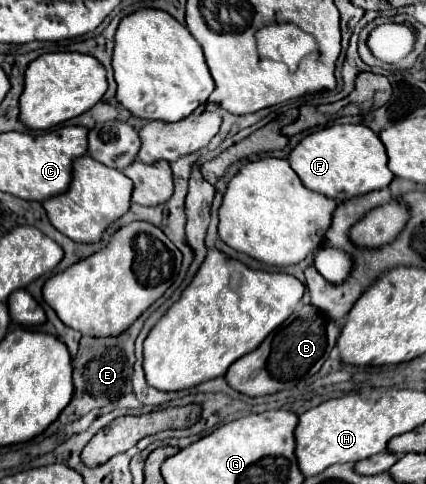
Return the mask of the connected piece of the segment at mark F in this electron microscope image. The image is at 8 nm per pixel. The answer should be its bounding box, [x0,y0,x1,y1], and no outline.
[289,125,393,201]

